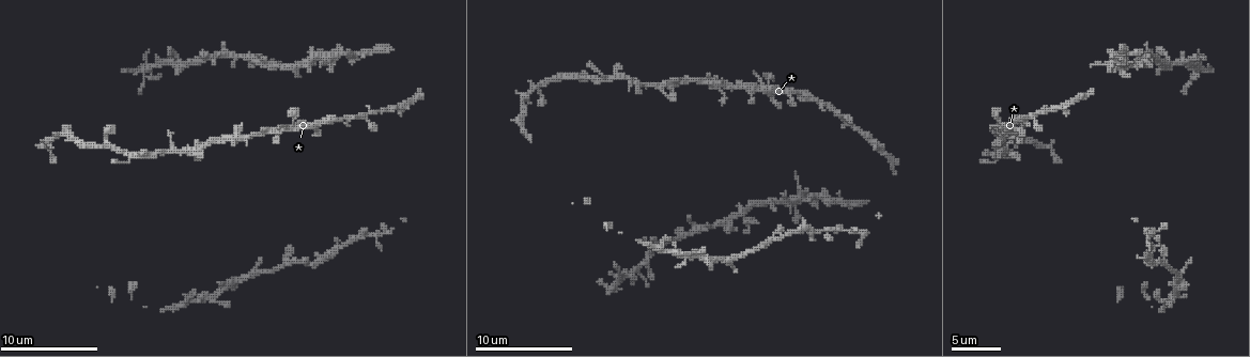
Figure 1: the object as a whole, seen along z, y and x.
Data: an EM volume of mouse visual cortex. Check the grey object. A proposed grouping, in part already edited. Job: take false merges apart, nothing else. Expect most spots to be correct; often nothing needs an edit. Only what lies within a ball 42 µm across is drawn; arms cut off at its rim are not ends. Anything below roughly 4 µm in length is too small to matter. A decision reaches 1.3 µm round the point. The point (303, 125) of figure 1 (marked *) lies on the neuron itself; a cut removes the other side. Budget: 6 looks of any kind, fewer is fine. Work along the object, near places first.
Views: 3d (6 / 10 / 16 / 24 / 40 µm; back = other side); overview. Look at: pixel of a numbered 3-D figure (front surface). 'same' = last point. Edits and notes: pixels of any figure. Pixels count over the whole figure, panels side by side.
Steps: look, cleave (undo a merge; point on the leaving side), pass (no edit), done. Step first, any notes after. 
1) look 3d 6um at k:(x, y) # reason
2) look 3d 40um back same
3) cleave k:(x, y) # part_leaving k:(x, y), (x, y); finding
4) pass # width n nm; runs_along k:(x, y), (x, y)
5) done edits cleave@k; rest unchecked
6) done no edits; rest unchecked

look 3d 10um at 1:(370, 114) # four-way junction

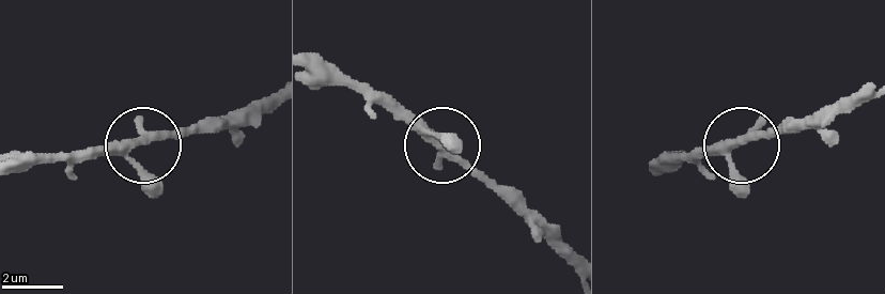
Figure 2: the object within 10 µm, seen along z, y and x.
pass # width 250 nm; runs_along 2:(316, 65), (393, 101), (513, 213); continuous, no second neuron

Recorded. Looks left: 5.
look 3d 10um at 1:(659, 84)

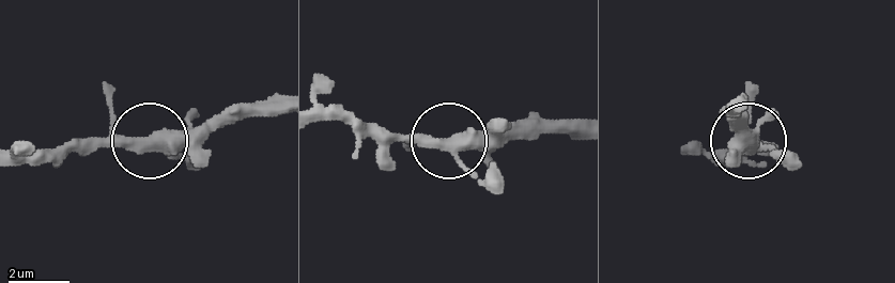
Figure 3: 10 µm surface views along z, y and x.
look 3d 6um at 3:(456, 140)

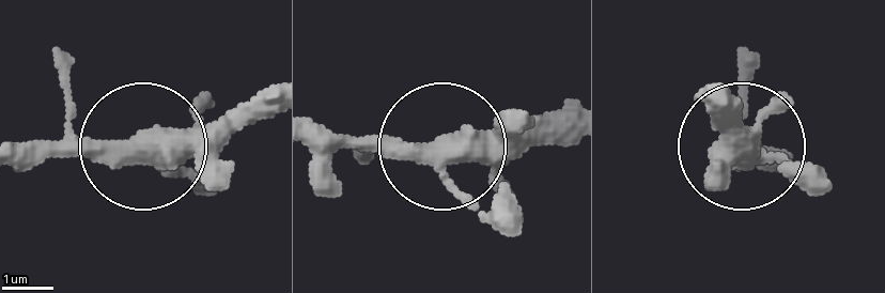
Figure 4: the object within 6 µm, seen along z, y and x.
pass # arms 3; runs_along 4:(268, 87), (205, 125), (128, 147), (17, 147); continuous, no second neuron

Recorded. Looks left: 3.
look 3d 16um at 1:(120, 152) # calibre changes

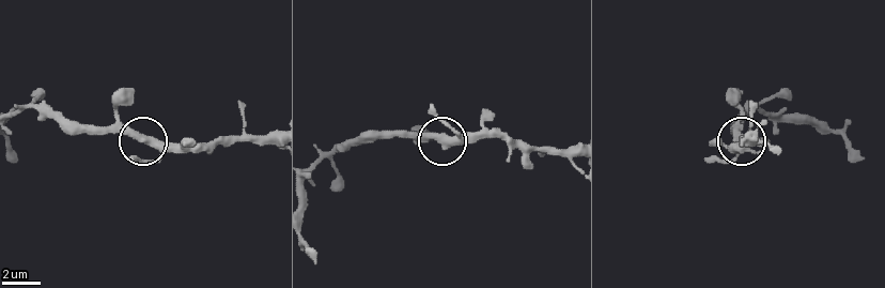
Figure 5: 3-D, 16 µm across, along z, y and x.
pass # runs_along 5:(270, 133), (156, 147), (95, 133); continuous, no second neuron

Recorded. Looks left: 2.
done no edits; rest unchecked

